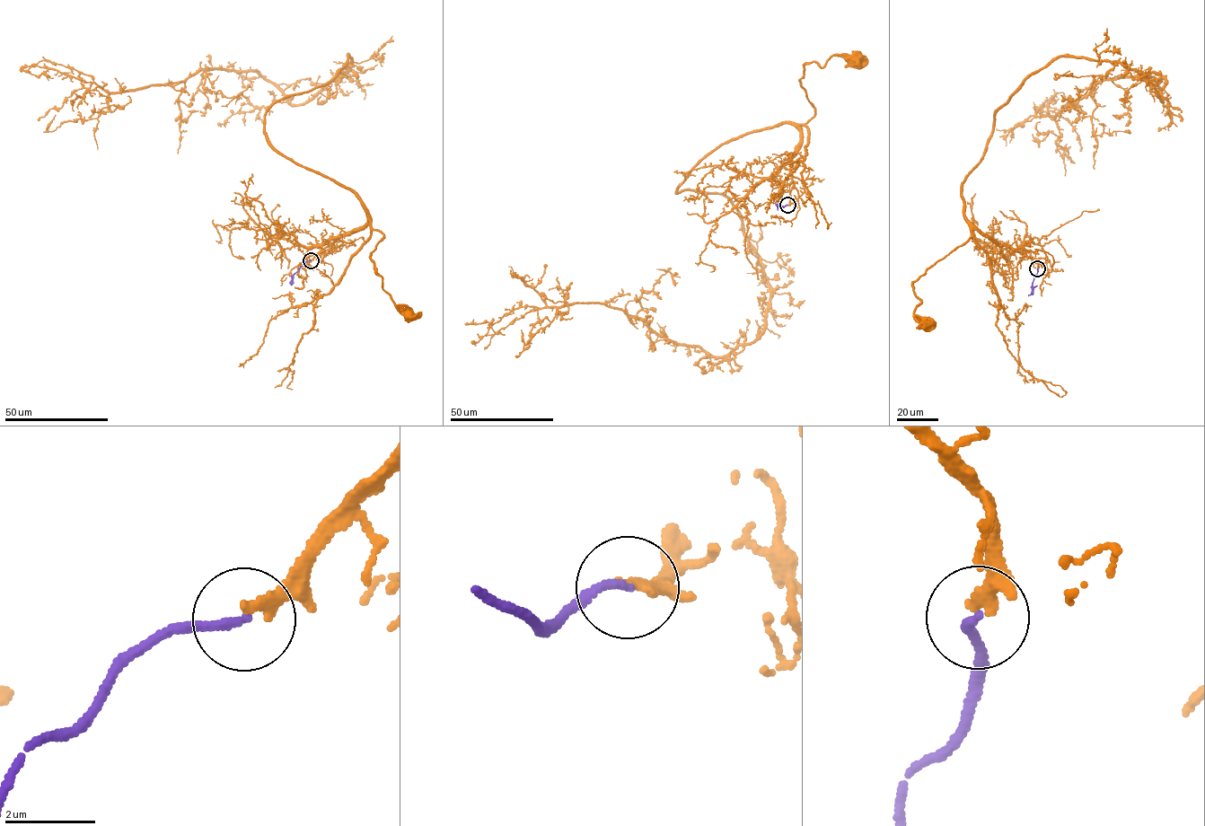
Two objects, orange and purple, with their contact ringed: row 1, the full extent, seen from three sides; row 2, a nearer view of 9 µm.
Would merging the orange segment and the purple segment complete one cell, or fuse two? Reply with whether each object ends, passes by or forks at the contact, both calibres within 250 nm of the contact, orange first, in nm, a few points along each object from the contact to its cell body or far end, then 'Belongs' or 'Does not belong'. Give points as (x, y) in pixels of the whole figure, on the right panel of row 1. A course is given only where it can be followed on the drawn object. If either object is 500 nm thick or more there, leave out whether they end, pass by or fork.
At the ring orange ends. At the ring purple ends. Thickness 240 nm (orange) against 180 nm. Course of orange: (1038, 268), (1024, 253), (973, 230), (967, 241), (913, 283), (921, 302), (914, 314), (927, 325). Course of purple: (1038, 268), (1033, 293), (1028, 295). Does not belong

